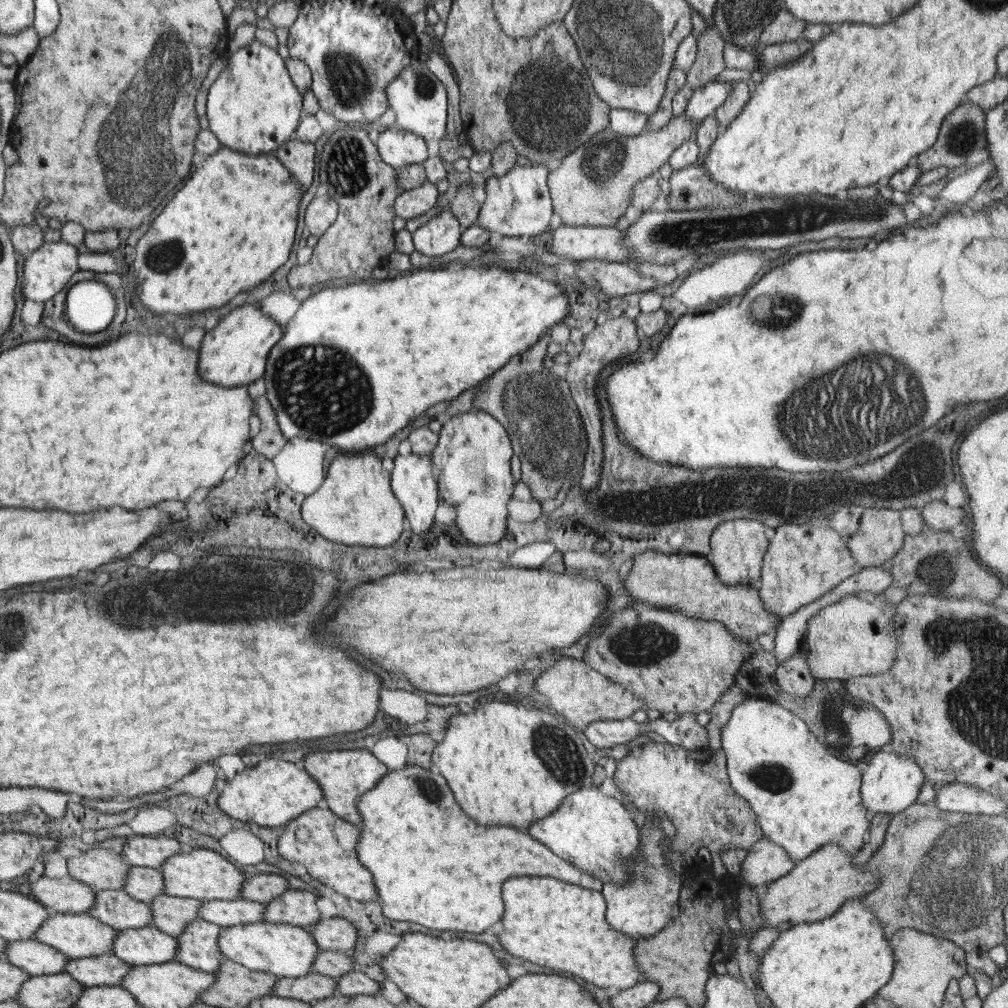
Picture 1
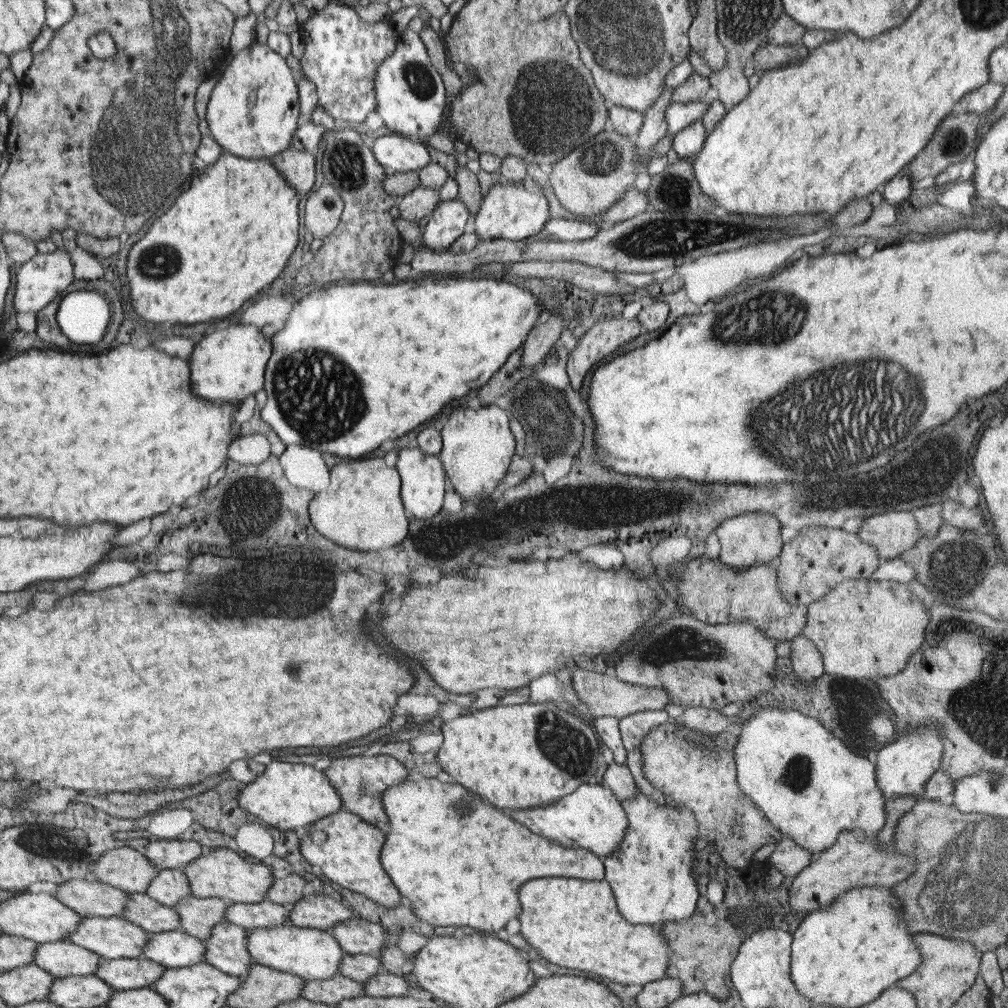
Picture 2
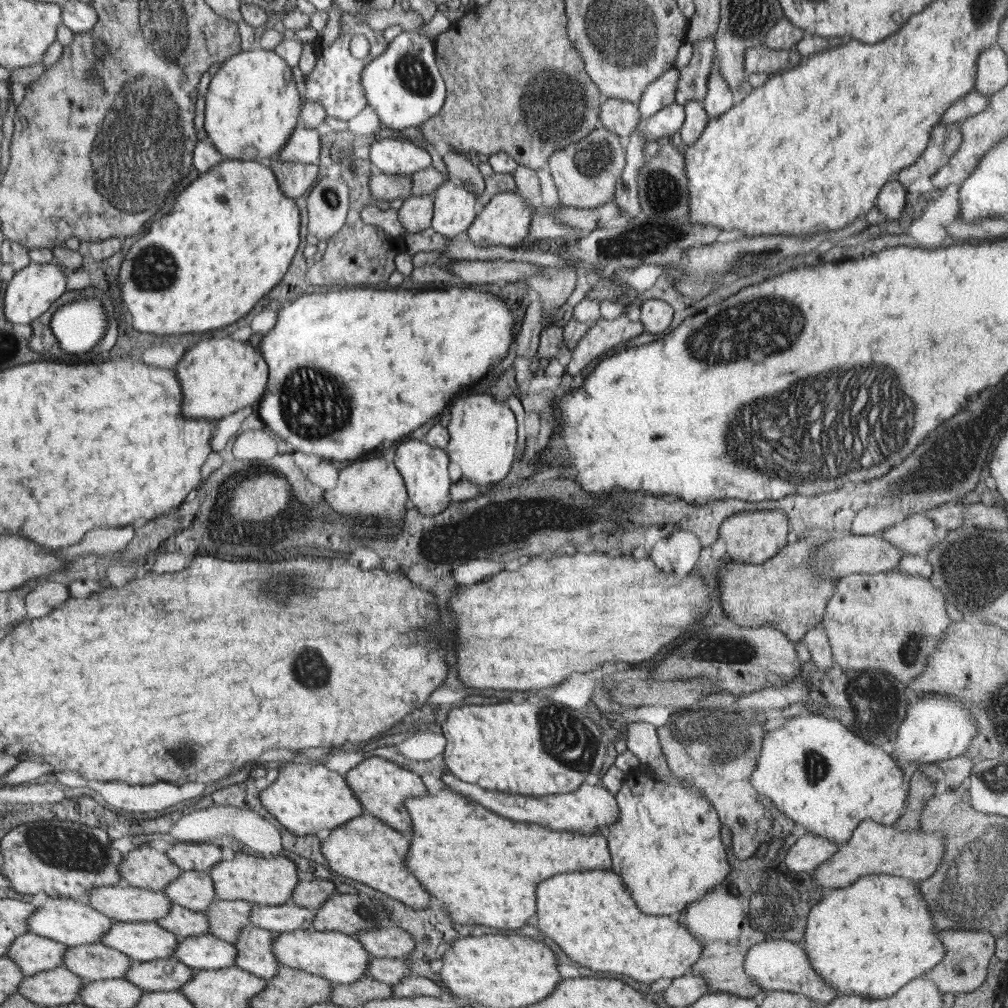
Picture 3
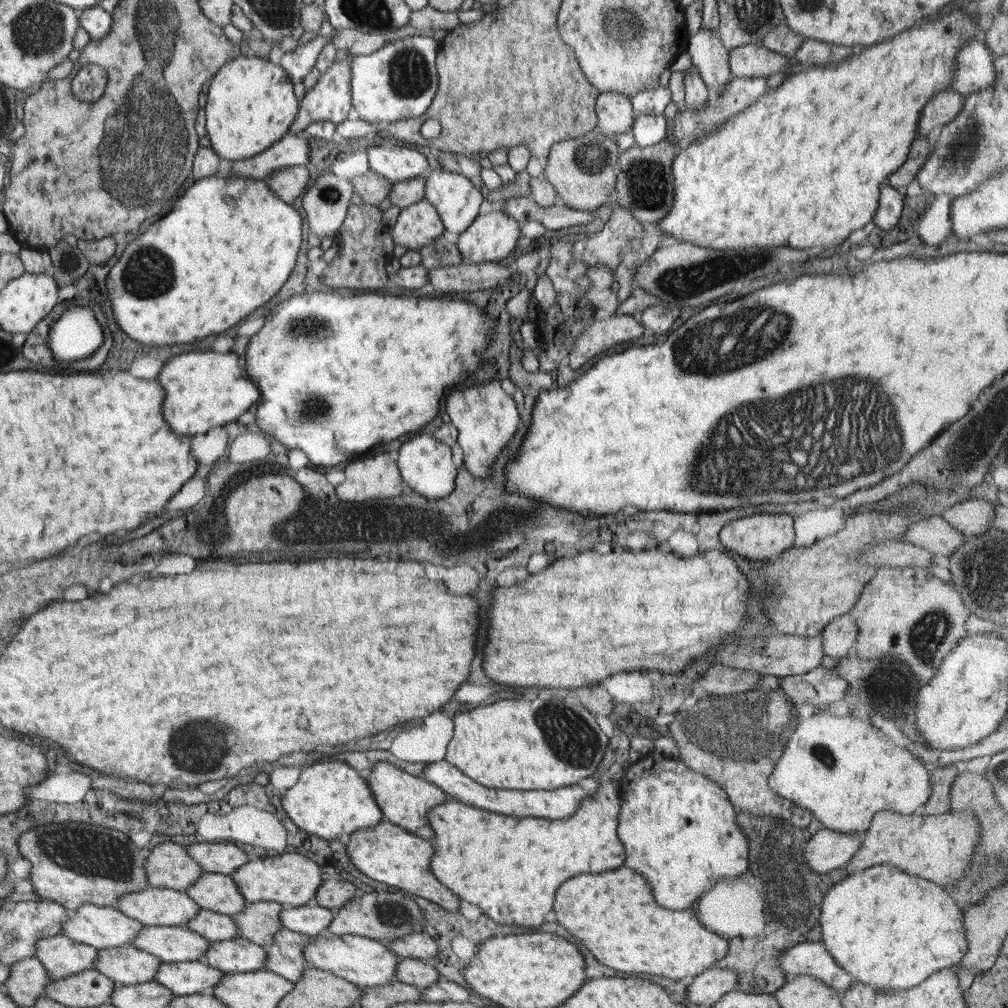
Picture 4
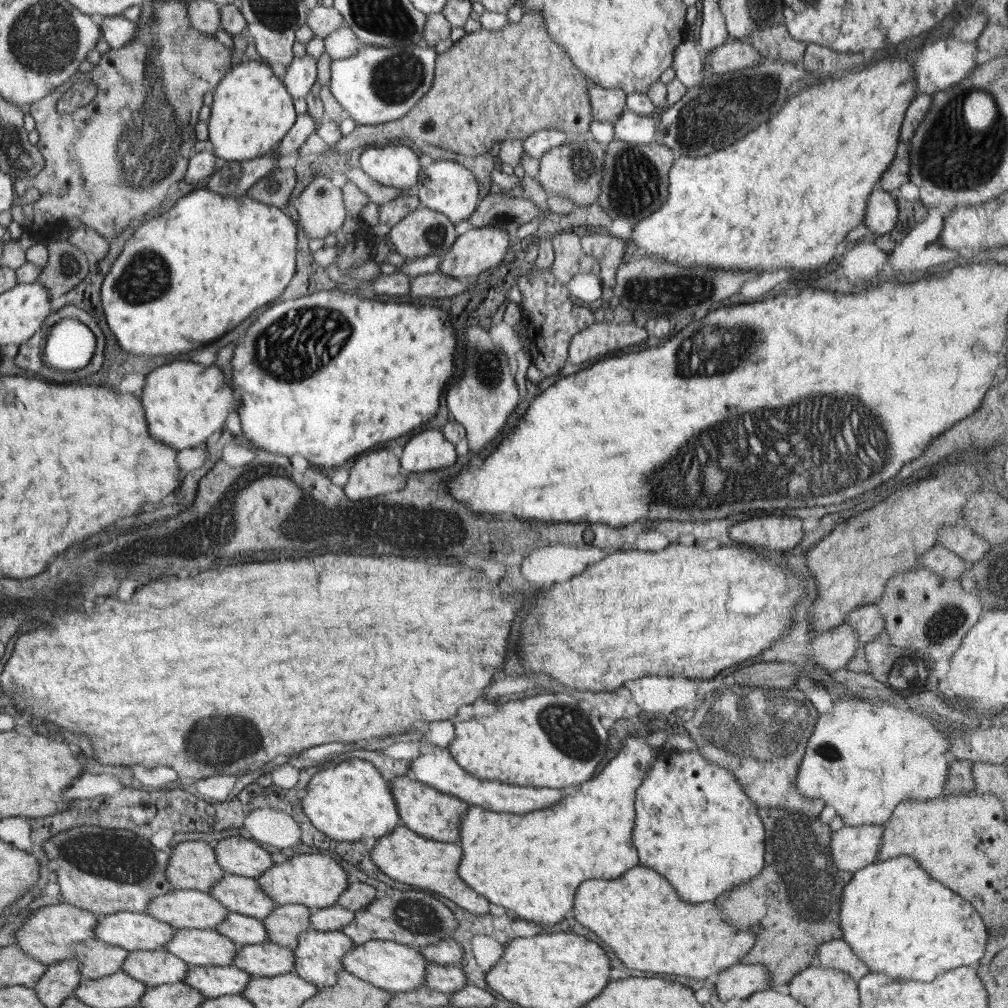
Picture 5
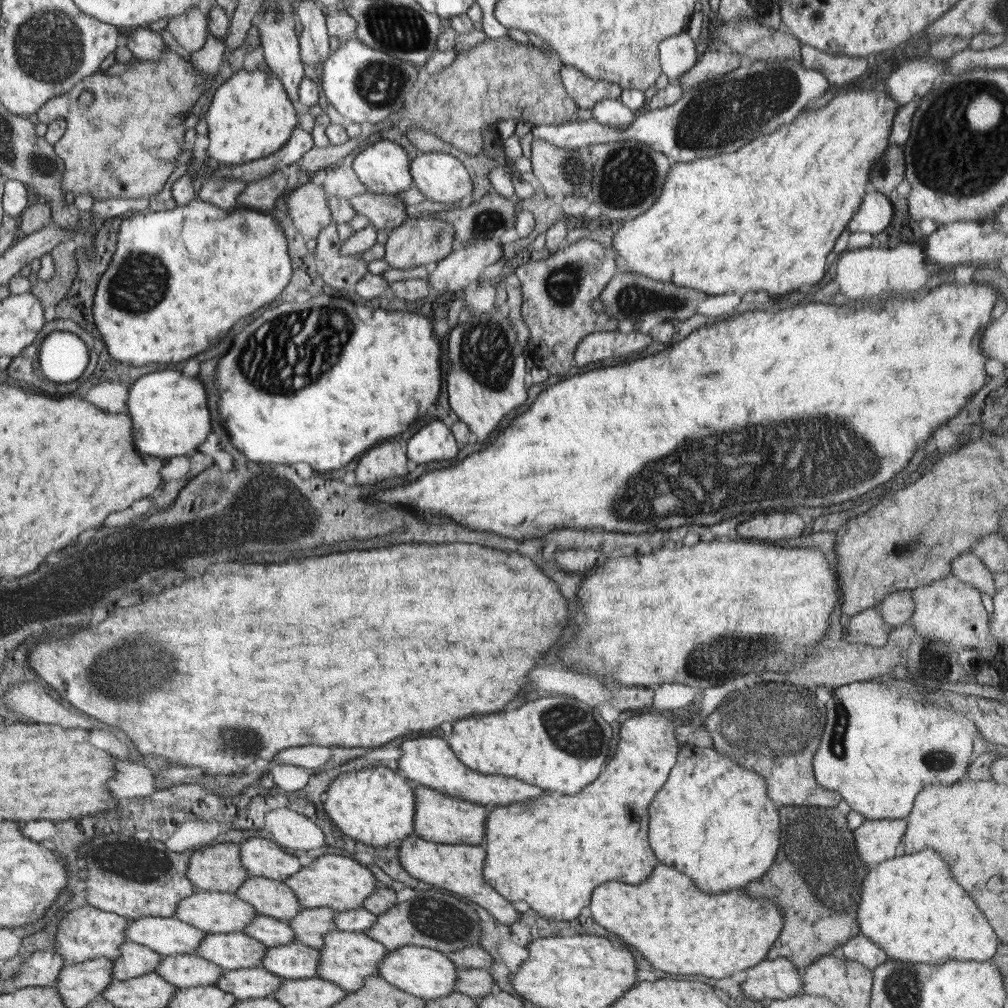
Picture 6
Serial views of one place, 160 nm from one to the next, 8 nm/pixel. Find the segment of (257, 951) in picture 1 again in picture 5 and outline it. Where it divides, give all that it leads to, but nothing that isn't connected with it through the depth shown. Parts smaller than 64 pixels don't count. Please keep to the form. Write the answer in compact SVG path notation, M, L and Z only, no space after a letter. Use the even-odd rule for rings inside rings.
M369 940L358 945L342 959L344 972L364 980L377 988L389 991L392 994L406 993L420 989L426 983L426 967L428 961L417 951L417 948L404 944L394 943L390 940Z

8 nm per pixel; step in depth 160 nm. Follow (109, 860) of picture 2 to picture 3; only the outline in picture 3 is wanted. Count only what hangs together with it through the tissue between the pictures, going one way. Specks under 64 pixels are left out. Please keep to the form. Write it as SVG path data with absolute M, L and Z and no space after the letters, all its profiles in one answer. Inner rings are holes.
M144 844L123 854L123 862L119 866L123 885L164 891L171 882L181 874L182 868L165 853Z

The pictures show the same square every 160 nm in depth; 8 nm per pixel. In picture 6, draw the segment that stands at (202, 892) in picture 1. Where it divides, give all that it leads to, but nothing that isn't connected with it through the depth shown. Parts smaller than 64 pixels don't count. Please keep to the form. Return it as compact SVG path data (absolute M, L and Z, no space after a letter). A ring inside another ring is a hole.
M320 855L284 882L295 892L304 909L328 907L337 911L363 908L363 902L376 890L376 876L356 859L342 855Z

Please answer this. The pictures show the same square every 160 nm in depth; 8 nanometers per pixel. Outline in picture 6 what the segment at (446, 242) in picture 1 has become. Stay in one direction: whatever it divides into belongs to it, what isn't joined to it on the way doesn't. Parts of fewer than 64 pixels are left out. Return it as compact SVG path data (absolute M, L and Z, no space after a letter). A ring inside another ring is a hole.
M445 152L418 154L410 163L414 185L434 202L469 201L472 179L462 162Z

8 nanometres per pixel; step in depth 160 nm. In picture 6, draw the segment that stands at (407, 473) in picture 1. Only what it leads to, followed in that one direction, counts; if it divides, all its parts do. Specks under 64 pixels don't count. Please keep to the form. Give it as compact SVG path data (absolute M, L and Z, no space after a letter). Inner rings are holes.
M443 421L424 426L408 440L407 457L416 464L450 460L460 454L457 440Z

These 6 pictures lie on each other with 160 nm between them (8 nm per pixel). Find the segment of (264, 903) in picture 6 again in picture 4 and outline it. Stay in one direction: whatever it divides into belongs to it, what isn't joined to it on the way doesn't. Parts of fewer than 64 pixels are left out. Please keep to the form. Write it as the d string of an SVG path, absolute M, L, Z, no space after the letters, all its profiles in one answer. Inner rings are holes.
M203 873L185 890L204 910L226 913L231 917L247 908L247 900L230 875Z

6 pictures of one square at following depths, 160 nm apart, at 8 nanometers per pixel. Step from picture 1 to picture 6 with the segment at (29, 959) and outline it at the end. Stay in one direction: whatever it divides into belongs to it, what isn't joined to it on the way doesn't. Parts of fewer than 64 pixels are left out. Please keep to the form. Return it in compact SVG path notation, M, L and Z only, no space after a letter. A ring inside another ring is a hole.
M196 955L162 956L154 974L164 978L180 990L191 987L216 986L224 970Z

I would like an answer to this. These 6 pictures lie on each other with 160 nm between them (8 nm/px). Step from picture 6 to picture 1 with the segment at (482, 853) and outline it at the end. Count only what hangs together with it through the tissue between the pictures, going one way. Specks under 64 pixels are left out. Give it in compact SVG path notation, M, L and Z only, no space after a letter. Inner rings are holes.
M318 806L298 815L297 818L285 825L284 833L278 839L278 850L282 857L293 864L303 864L308 874L343 894L345 897L357 901L378 900L378 891L373 874L362 864L357 853L357 844L361 837L361 830L351 822L345 821L330 809Z

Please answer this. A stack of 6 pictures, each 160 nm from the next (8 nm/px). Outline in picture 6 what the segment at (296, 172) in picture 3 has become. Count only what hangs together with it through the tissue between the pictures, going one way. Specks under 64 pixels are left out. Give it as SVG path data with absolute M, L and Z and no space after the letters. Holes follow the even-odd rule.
M278 170L266 178L247 183L237 196L238 207L251 208L251 210L268 210L280 196L287 183L287 174Z

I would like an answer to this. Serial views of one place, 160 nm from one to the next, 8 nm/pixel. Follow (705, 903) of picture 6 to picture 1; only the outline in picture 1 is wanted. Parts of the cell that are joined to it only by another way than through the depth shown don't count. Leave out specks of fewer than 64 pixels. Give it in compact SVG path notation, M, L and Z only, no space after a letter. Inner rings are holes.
M530 875L510 878L506 880L506 884L503 882L502 898L506 912L499 926L504 923L504 929L498 926L495 931L500 944L508 954L540 967L547 967L552 973L578 976L586 983L604 990L615 987L626 991L640 983L642 974L634 960L634 946L637 940L611 927L606 920L607 904L601 891L582 888L552 877Z

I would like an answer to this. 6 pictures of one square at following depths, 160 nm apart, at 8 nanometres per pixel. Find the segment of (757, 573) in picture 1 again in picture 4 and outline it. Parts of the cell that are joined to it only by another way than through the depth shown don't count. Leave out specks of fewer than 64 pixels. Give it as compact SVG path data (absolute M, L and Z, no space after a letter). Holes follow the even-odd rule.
M758 513L754 516L732 520L725 524L719 536L726 550L737 552L740 556L751 559L753 562L769 558L772 554L783 553L792 546L795 538L792 515L774 513Z

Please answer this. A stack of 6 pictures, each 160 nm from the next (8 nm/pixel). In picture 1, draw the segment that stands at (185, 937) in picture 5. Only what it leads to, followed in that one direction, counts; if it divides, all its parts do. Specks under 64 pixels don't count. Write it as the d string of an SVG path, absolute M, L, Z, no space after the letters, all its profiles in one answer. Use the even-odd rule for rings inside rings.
M52 912L49 915L49 920L41 927L33 938L56 948L58 952L62 952L64 956L72 959L87 958L92 956L106 955L112 949L115 938L117 938L117 929L113 926L104 924L95 916L88 913L60 913Z

